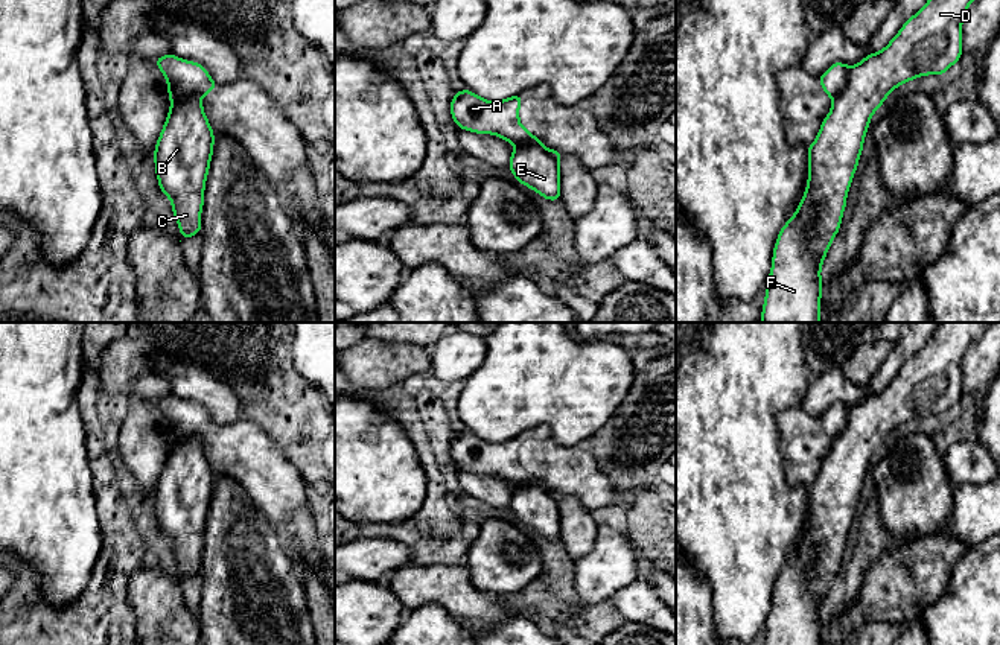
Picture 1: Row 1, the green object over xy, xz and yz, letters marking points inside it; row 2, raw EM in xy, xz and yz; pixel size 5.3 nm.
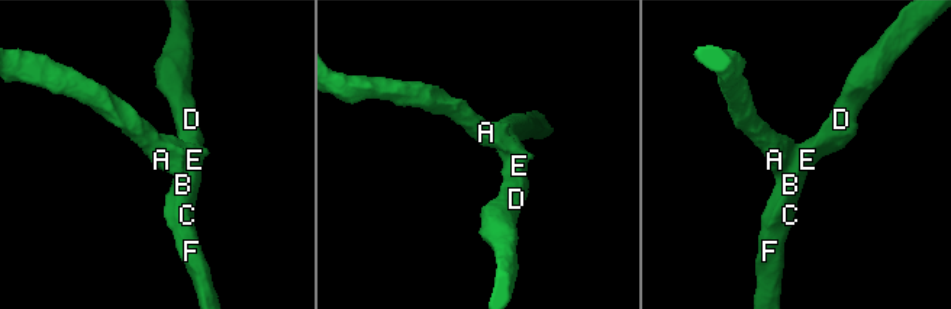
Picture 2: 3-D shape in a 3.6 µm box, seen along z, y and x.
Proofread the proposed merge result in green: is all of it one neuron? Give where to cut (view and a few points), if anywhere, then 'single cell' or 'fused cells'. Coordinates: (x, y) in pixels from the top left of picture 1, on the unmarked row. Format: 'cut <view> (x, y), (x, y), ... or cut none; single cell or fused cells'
cut yz (851, 409), (845, 429), (833, 440); fused cells

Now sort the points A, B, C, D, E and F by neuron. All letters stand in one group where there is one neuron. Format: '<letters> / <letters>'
A / B C D E F

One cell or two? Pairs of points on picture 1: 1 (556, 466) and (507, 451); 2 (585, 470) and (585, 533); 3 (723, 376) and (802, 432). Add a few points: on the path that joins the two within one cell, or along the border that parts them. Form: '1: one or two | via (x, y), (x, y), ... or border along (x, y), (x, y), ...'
1: one | via (544, 460), (519, 458)
2: two | border along (559, 498), (576, 498), (591, 513)
3: two | border along (799, 403), (787, 408), (778, 417), (780, 452)

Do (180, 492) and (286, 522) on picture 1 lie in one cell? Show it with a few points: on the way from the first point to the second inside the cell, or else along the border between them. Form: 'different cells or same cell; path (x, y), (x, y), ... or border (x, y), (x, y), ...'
different cells; border (242, 489), (273, 527), (283, 546)

